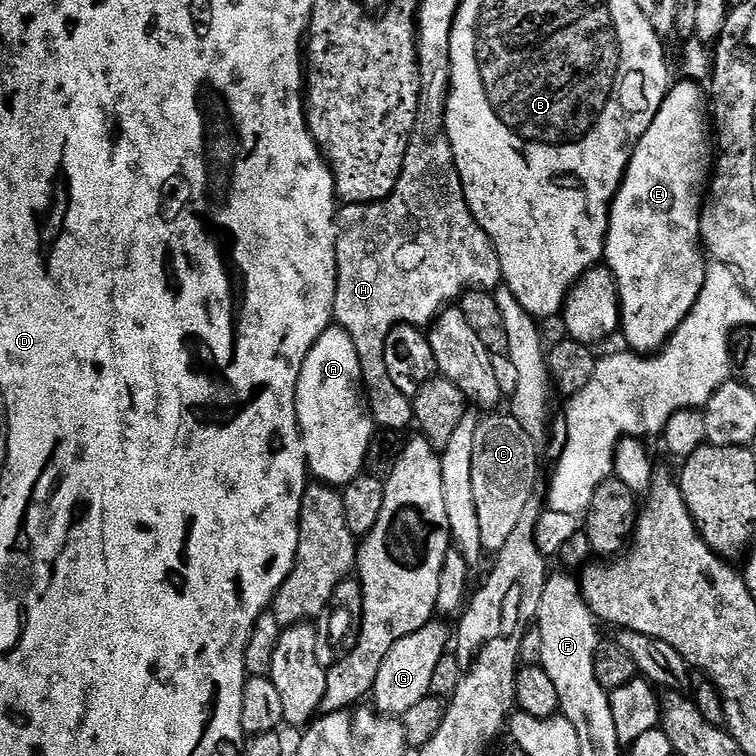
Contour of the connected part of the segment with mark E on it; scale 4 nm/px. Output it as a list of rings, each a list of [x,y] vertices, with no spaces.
[[[681,79],[681,84],[673,83],[668,89],[666,98],[654,114],[654,122],[650,122],[650,130],[642,134],[638,146],[628,163],[628,169],[624,175],[624,181],[616,191],[616,197],[612,199],[612,210],[608,214],[608,240],[604,244],[604,260],[606,266],[614,274],[616,285],[620,291],[620,327],[622,337],[629,349],[641,354],[655,354],[668,343],[669,338],[675,334],[680,324],[690,314],[691,308],[698,302],[699,292],[703,290],[703,282],[706,267],[706,252],[700,239],[700,214],[702,211],[702,197],[710,184],[710,177],[714,172],[714,136],[710,131],[710,104],[706,99],[699,83],[689,79]]]

